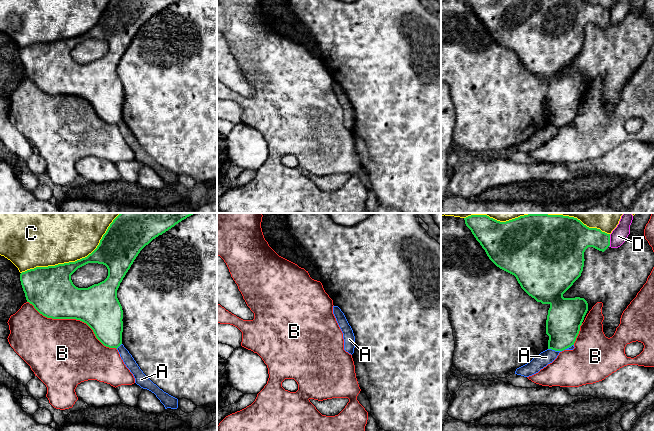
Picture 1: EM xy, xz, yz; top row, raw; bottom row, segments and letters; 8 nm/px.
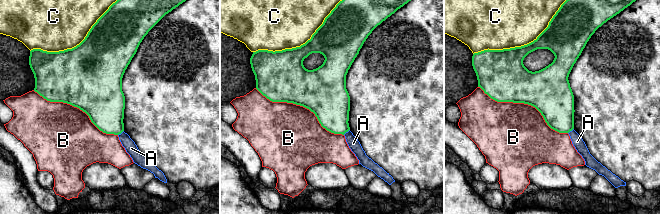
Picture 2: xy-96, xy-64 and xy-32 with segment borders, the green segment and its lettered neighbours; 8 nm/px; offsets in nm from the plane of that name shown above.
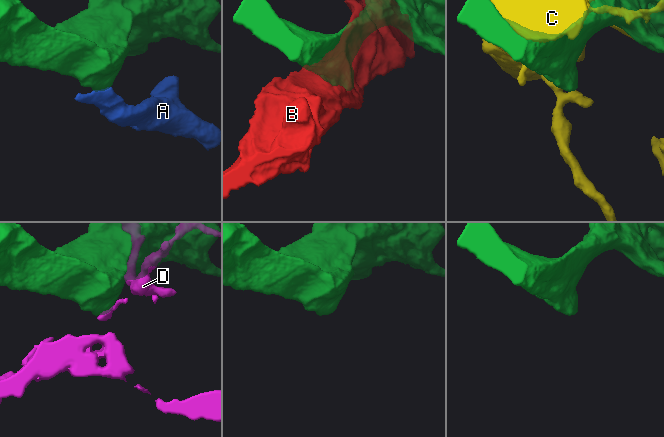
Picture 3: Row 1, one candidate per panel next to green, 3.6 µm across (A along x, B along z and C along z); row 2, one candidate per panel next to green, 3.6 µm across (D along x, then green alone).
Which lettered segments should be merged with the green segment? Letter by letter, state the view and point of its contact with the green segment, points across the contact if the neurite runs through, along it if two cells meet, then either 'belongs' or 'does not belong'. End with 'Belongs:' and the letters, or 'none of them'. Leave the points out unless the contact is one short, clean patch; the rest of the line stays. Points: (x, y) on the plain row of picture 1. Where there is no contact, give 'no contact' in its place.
A: contact yz (560, 126); border yz (573, 120), (562, 126), (548, 125); does not belong
B: contact xy (73, 94); does not belong
C: contact xy (70, 38); does not belong
D: contact yz (609, 16); does not belong
Belongs: none of them

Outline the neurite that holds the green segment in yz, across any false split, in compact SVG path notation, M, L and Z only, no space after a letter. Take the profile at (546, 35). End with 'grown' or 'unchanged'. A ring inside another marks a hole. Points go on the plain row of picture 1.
M466 0L466 2L497 43L514 51L521 64L537 78L550 81L546 96L548 125L563 127L574 121L588 87L588 79L580 73L564 74L563 70L581 52L585 26L593 23L604 28L610 22L610 10L584 0Z; unchanged

